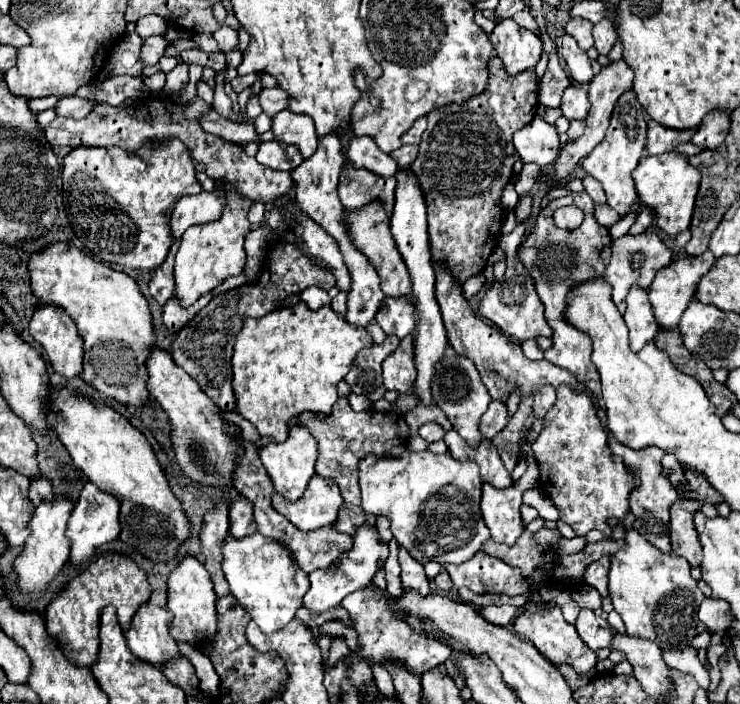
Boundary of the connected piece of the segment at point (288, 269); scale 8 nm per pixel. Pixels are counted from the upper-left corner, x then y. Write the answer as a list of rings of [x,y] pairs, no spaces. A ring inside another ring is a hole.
[[[274,240],[266,254],[260,280],[256,284],[244,284],[236,290],[214,296],[210,304],[202,308],[196,314],[196,318],[176,334],[172,344],[174,362],[180,368],[184,368],[224,412],[236,410],[230,358],[232,358],[234,338],[240,332],[244,318],[262,318],[264,314],[278,308],[280,300],[284,300],[290,294],[300,294],[308,286],[330,290],[334,286],[334,276],[326,268],[318,268],[314,262],[310,262],[296,248],[296,244],[282,246],[282,242]]]

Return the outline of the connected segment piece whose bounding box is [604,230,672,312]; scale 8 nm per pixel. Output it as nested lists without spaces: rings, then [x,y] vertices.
[[[642,232],[642,234],[624,234],[622,238],[612,240],[612,256],[610,264],[606,264],[604,280],[612,284],[612,300],[618,306],[620,312],[626,310],[624,298],[628,294],[628,288],[632,284],[640,284],[642,288],[650,288],[656,272],[672,262],[672,250],[662,242],[662,238],[656,232]]]

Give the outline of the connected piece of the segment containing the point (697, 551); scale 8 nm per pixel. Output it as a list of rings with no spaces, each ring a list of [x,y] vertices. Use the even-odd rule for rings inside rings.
[[[678,500],[670,508],[670,538],[672,554],[684,558],[692,568],[702,562],[702,546],[698,542],[698,532],[694,528],[694,512],[704,512],[706,516],[718,516],[716,508],[698,500]]]

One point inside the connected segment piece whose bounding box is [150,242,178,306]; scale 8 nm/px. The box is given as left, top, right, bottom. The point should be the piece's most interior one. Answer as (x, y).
(162, 284)

